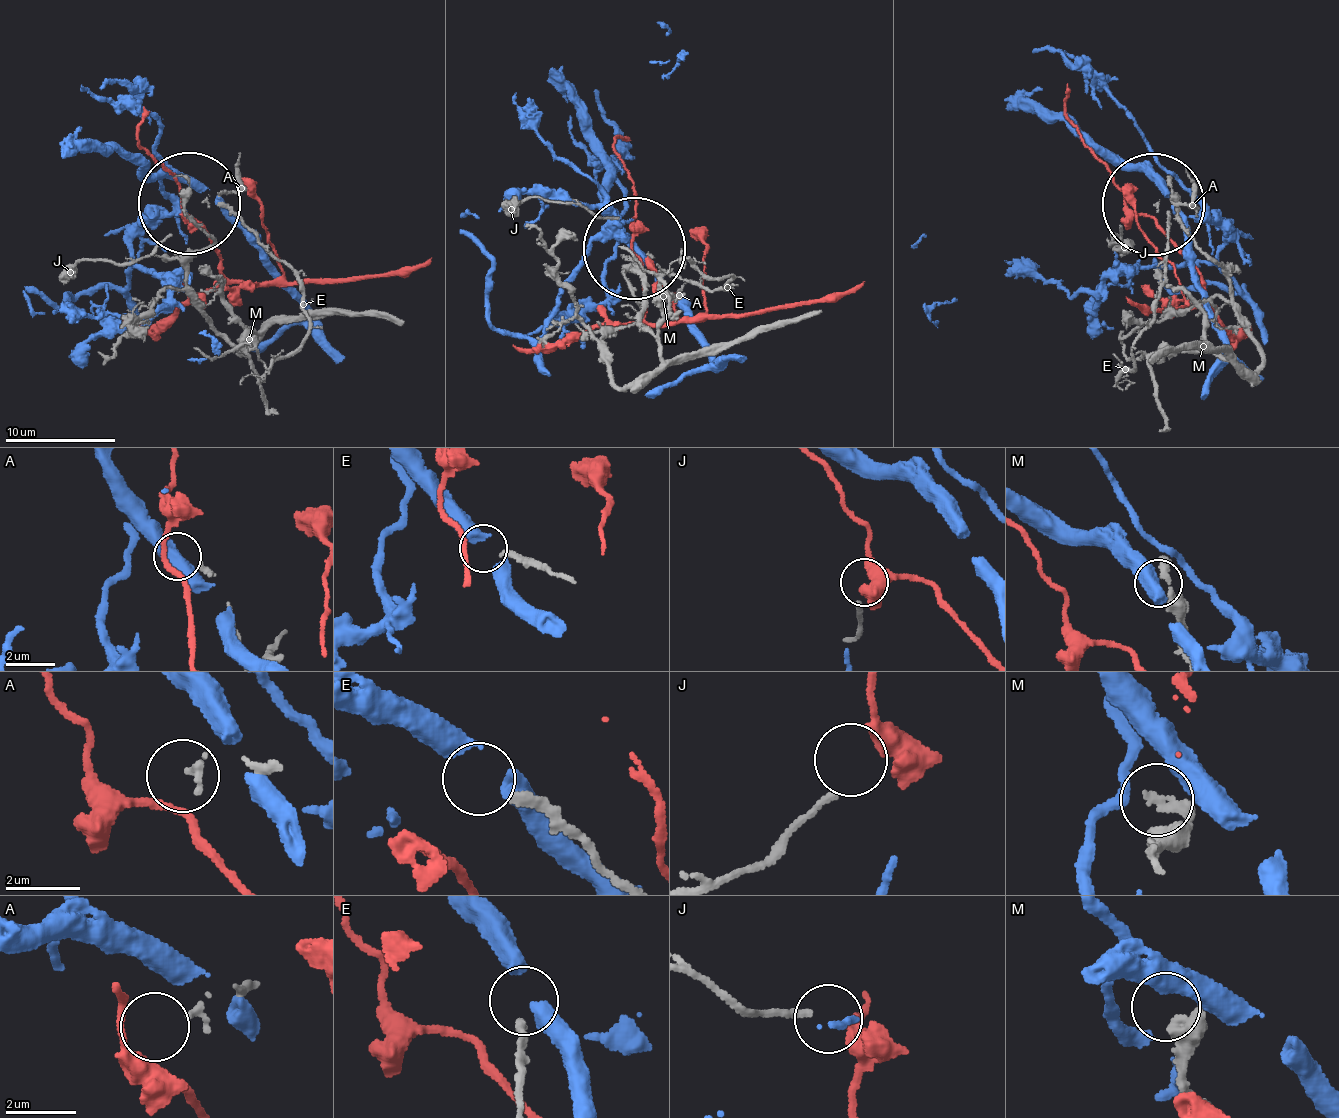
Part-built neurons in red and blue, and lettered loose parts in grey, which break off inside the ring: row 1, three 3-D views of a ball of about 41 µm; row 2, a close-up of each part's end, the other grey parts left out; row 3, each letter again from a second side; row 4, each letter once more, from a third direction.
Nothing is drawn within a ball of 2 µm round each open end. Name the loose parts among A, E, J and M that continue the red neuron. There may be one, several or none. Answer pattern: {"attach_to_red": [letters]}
{"attach_to_red": ["J"]}

